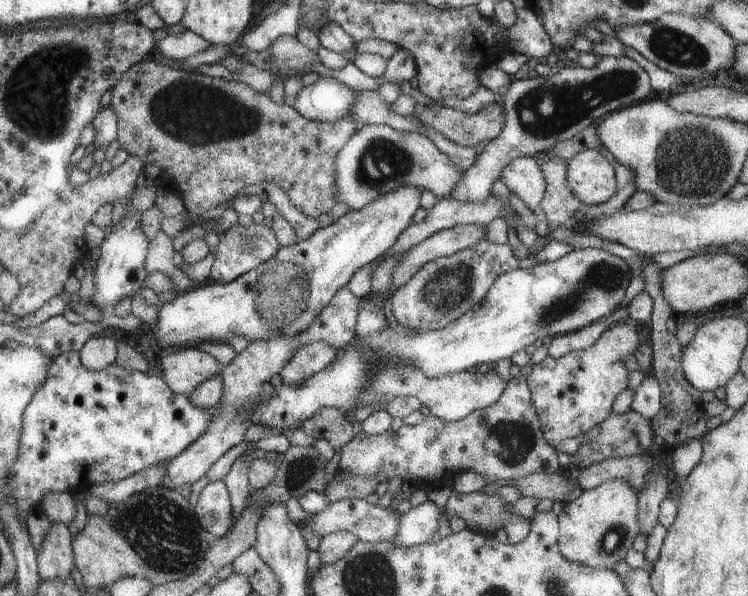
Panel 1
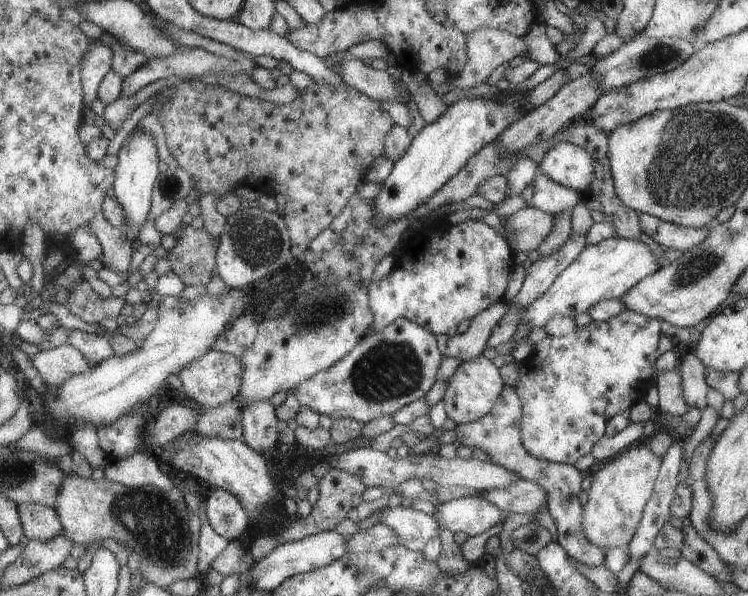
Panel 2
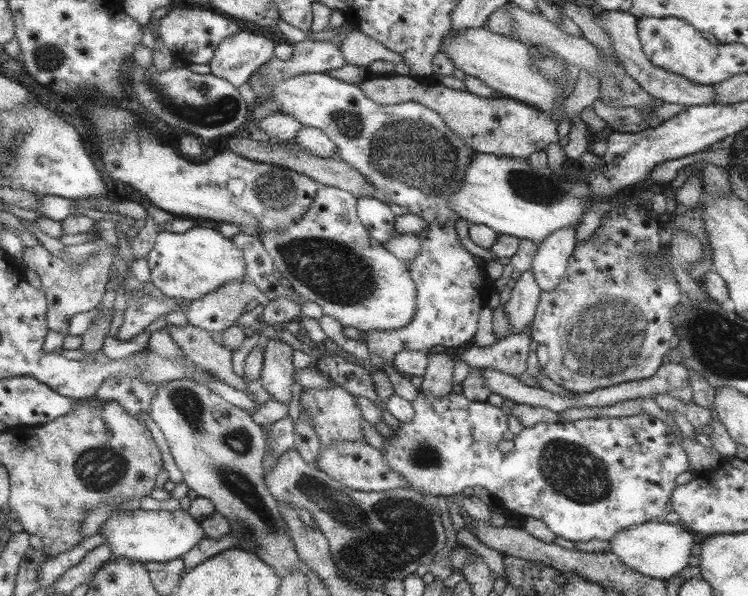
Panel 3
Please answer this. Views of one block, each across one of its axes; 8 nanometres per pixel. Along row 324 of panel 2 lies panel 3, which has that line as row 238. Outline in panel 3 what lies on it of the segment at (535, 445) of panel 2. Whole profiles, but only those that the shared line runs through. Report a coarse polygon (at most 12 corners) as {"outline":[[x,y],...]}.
{"outline":[[606,206],[530,340],[572,393],[656,374],[681,292],[657,224]]}

